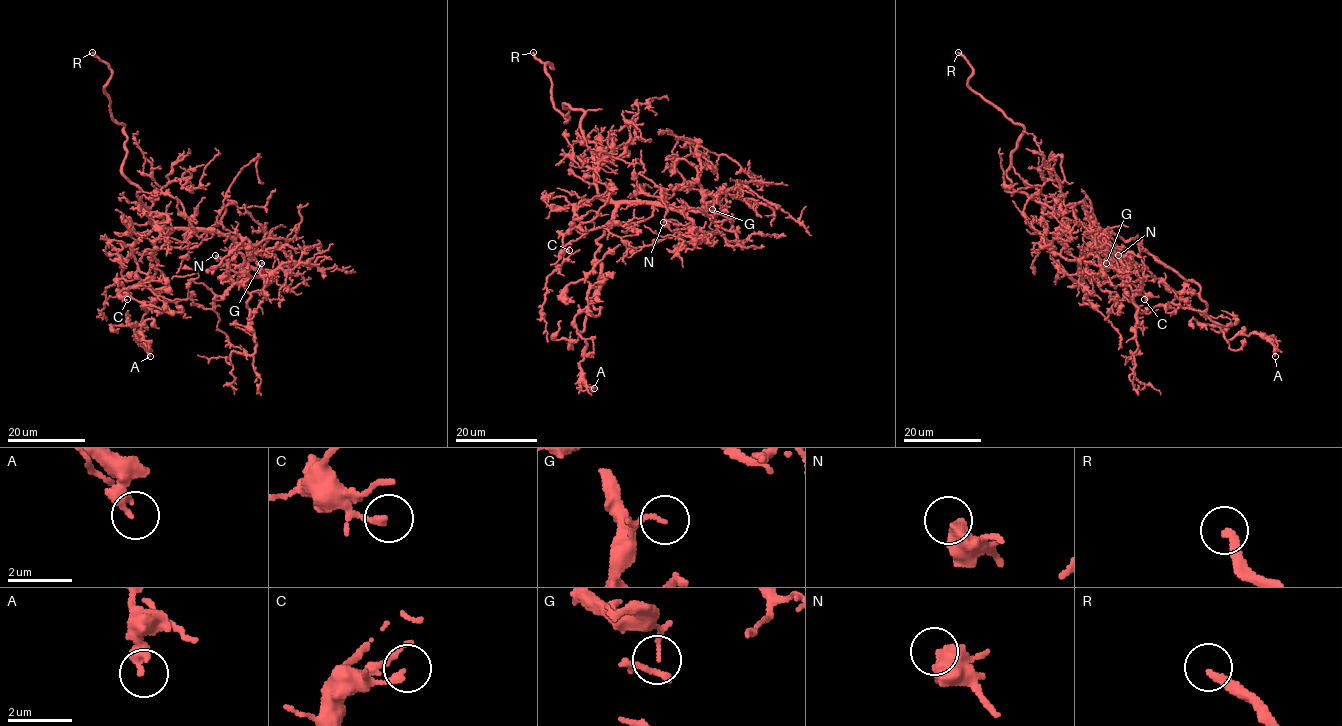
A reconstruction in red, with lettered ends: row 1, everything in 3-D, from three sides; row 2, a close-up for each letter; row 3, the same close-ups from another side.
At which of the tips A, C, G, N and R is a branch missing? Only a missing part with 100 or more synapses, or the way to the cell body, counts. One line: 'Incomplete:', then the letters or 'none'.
Incomplete: R

